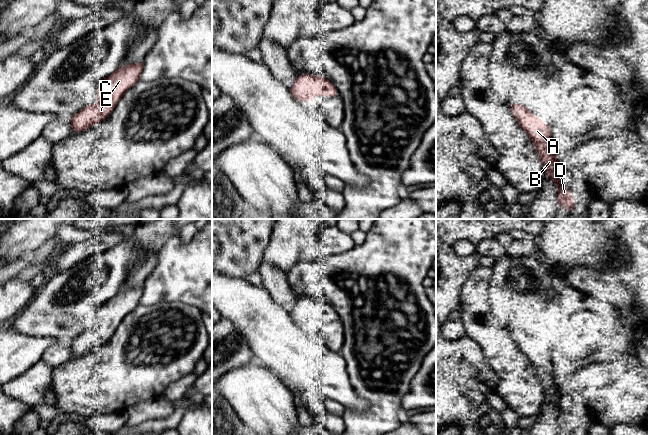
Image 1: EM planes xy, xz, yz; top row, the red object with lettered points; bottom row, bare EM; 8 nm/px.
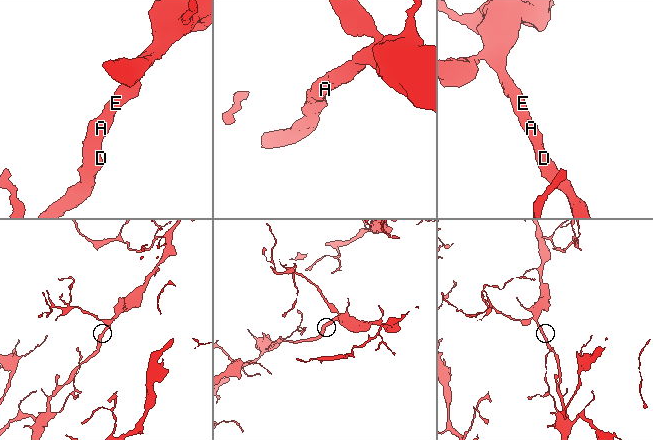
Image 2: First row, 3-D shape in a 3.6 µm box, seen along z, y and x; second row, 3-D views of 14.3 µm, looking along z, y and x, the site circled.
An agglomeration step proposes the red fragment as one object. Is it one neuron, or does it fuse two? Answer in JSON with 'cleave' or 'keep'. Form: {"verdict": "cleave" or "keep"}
{"verdict": "keep"}

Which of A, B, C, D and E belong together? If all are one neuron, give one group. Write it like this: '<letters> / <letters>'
A B C D E

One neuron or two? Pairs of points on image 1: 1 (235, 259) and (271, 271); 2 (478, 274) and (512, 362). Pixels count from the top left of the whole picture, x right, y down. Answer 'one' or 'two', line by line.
1: two
2: one

